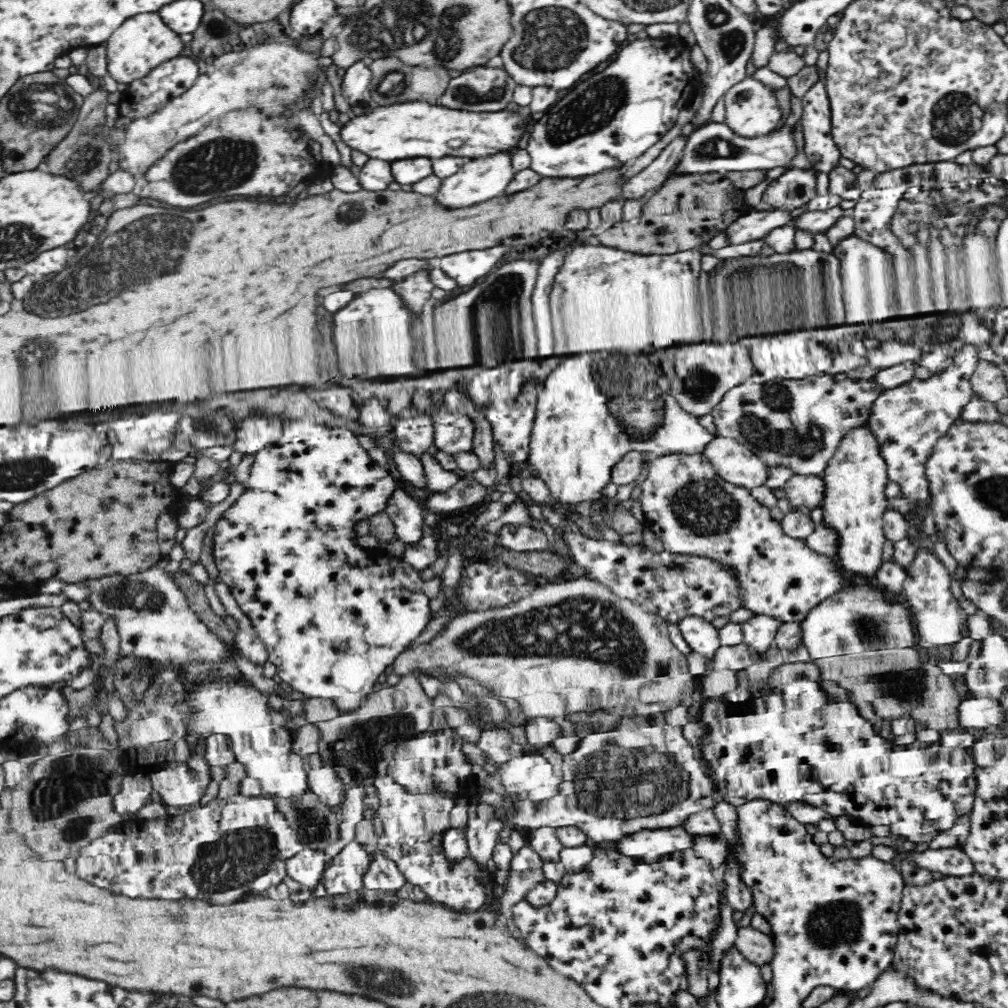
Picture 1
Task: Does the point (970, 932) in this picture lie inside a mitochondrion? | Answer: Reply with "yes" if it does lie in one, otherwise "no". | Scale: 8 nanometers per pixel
no

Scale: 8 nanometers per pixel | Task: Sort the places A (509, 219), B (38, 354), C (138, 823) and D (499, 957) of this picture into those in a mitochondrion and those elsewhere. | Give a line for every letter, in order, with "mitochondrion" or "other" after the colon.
A: other
B: mitochondrion
C: other
D: other

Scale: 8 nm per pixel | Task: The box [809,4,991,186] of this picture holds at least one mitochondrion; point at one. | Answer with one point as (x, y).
(957, 116)

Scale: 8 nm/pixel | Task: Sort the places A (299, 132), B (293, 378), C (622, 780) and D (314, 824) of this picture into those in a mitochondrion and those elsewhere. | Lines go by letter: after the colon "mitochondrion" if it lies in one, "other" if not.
A: other
B: other
C: mitochondrion
D: mitochondrion

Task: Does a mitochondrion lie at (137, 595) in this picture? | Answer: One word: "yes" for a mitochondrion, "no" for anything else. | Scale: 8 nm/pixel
yes

